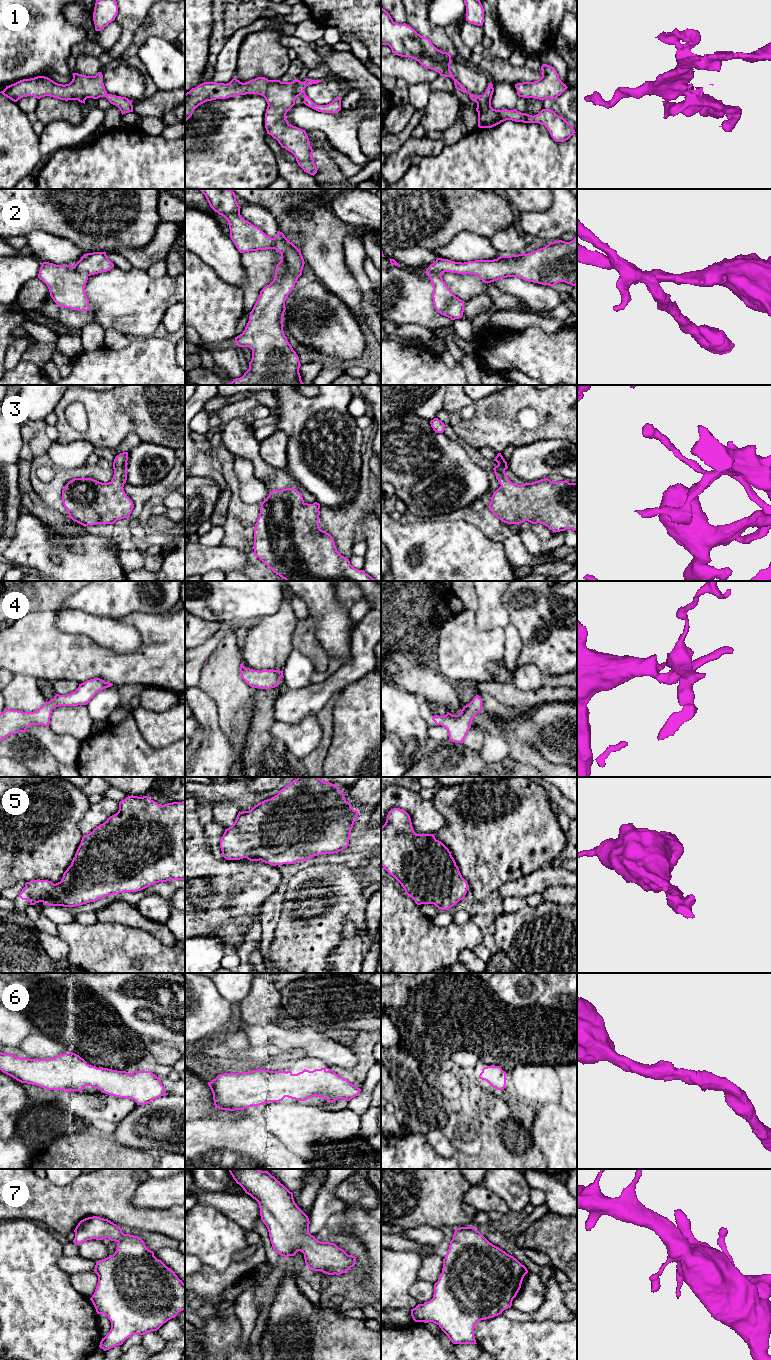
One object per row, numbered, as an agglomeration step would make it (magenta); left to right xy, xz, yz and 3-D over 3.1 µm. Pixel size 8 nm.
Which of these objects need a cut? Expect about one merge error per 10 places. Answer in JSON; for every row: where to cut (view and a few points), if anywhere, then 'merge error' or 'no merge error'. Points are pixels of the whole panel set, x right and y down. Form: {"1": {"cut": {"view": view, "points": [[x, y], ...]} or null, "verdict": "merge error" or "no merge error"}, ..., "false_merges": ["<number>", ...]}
{"1": {"cut": null, "verdict": "no merge error"}, "2": {"cut": null, "verdict": "no merge error"}, "3": {"cut": null, "verdict": "no merge error"}, "4": {"cut": null, "verdict": "no merge error"}, "5": {"cut": null, "verdict": "no merge error"}, "6": {"cut": null, "verdict": "no merge error"}, "7": {"cut": null, "verdict": "no merge error"}, "false_merges": []}

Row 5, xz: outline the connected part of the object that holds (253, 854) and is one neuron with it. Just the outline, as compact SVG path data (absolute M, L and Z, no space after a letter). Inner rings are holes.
M298 777L277 795L258 803L250 811L239 811L234 824L225 829L220 839L221 855L227 860L247 858L276 866L297 861L307 862L311 857L321 854L338 853L348 847L350 833L358 814L336 785L324 782L319 777Z

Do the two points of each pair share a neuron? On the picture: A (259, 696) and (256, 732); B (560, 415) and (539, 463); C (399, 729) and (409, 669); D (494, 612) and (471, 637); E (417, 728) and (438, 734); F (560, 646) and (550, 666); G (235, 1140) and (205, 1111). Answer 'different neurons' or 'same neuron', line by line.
A: same neuron
B: different neurons
C: different neurons
D: different neurons
E: different neurons
F: same neuron
G: different neurons

